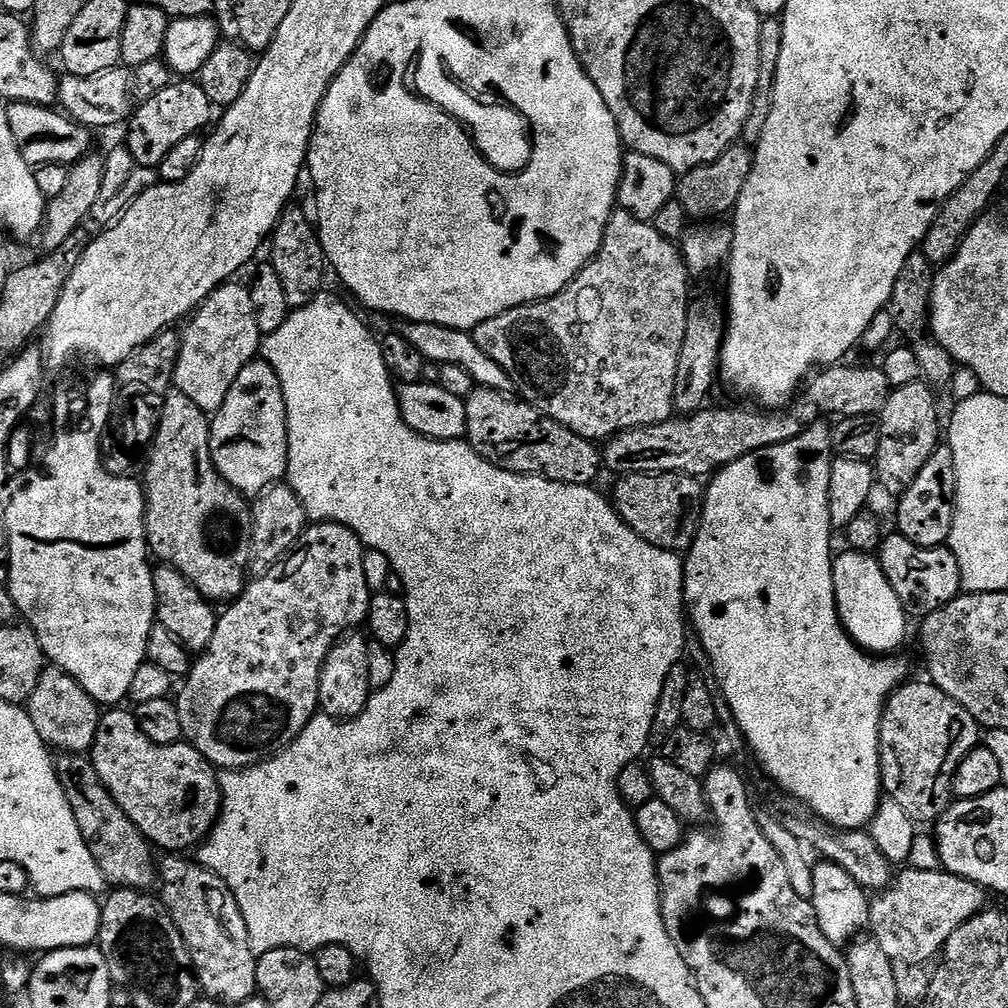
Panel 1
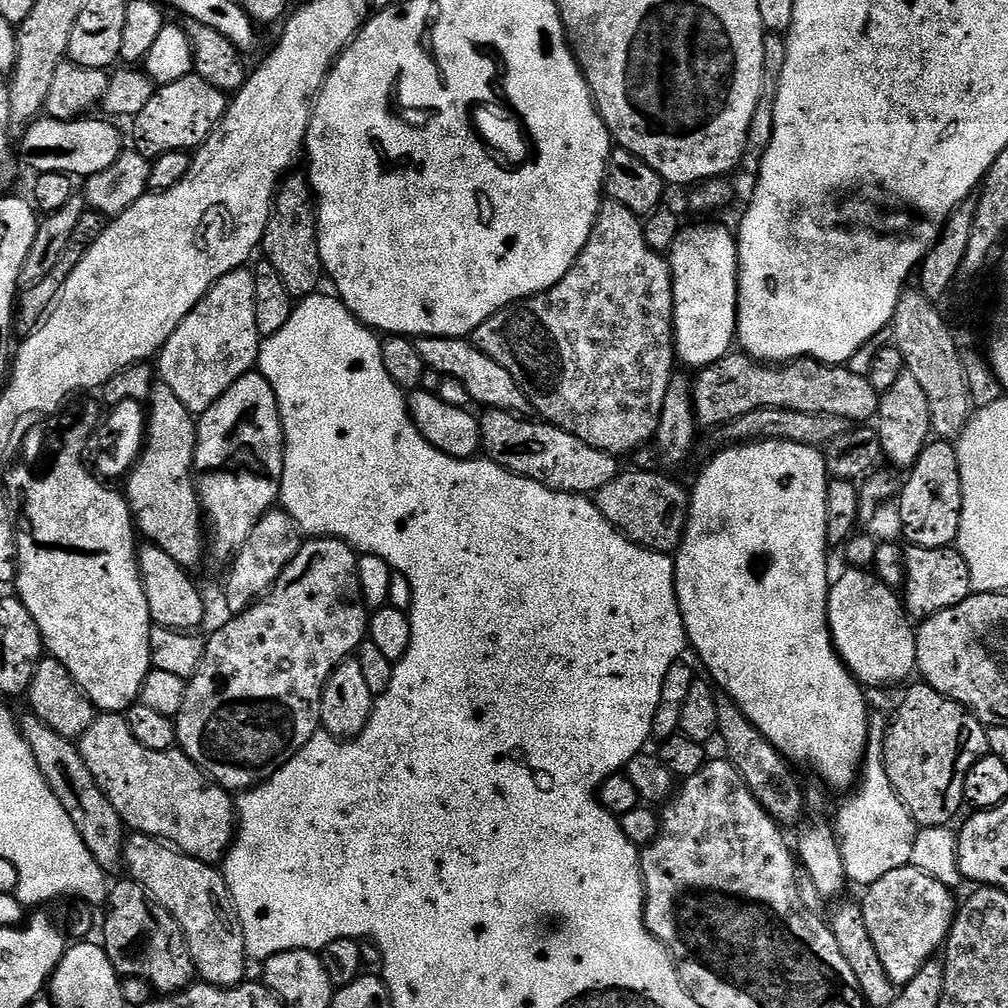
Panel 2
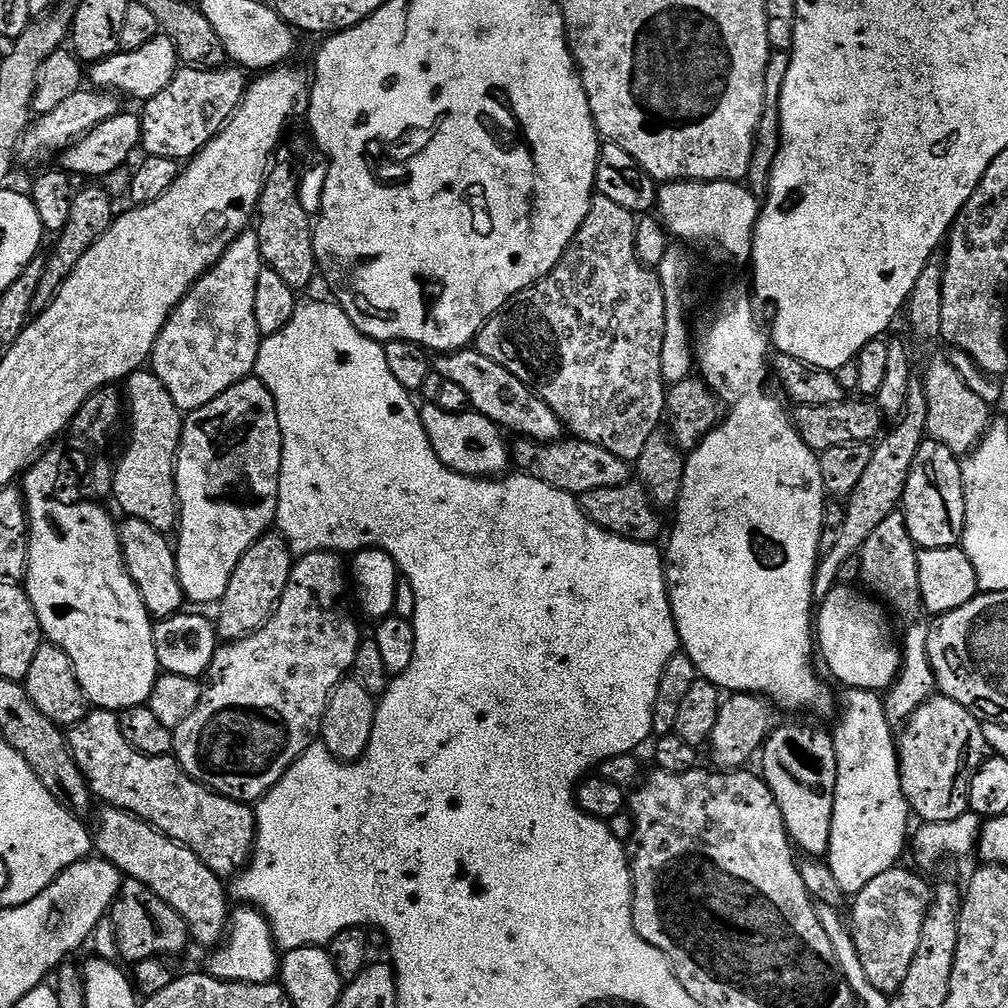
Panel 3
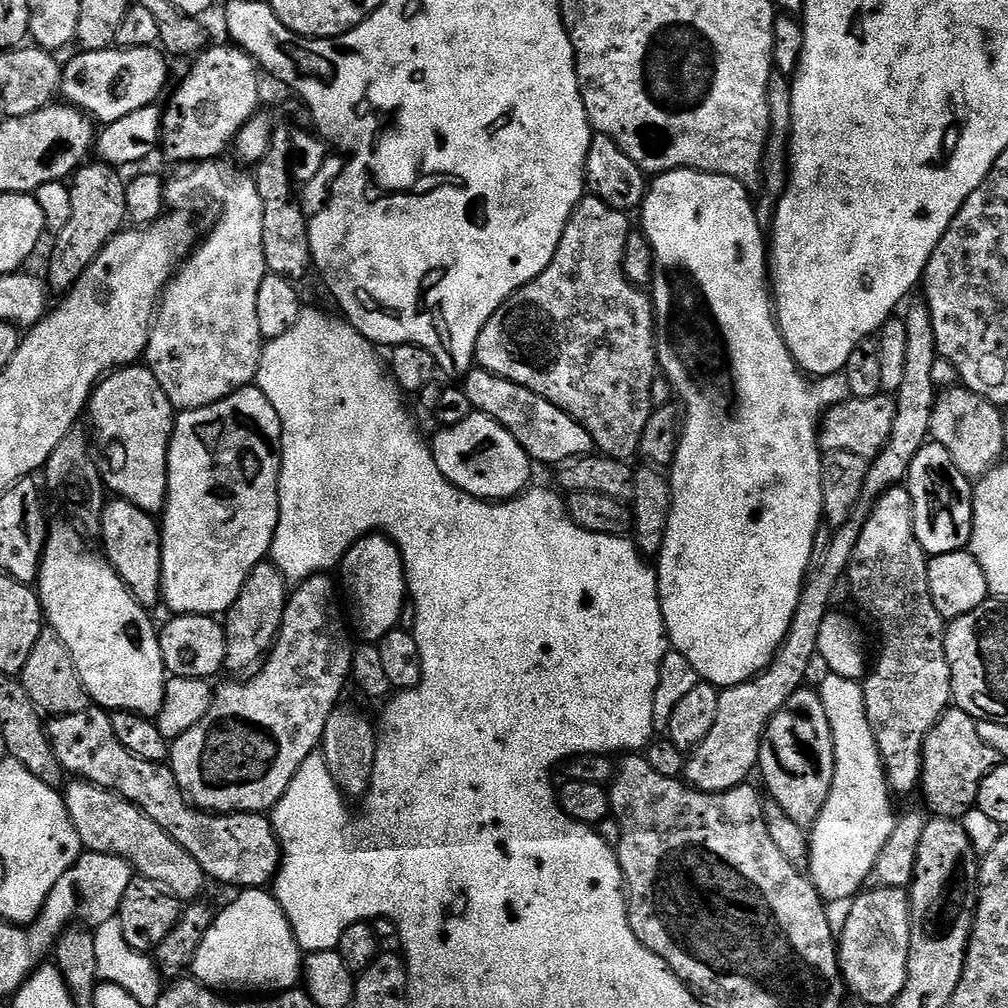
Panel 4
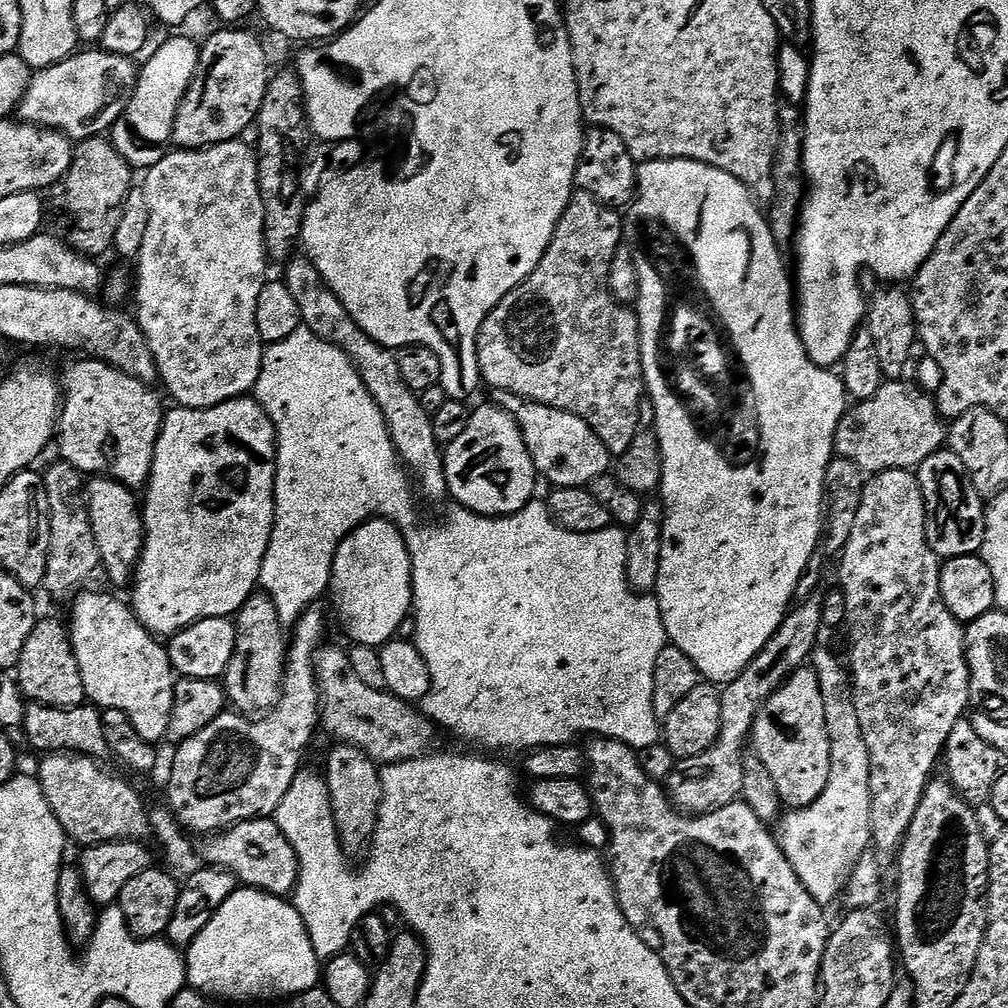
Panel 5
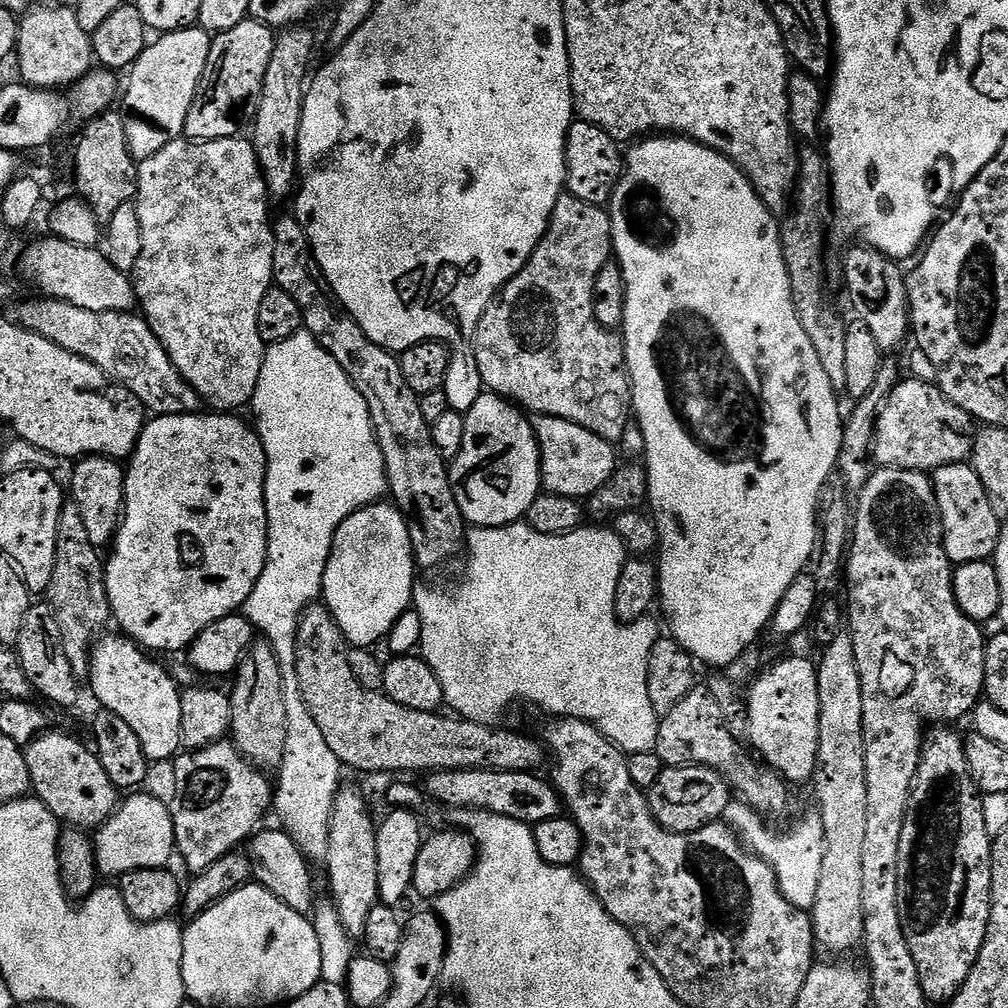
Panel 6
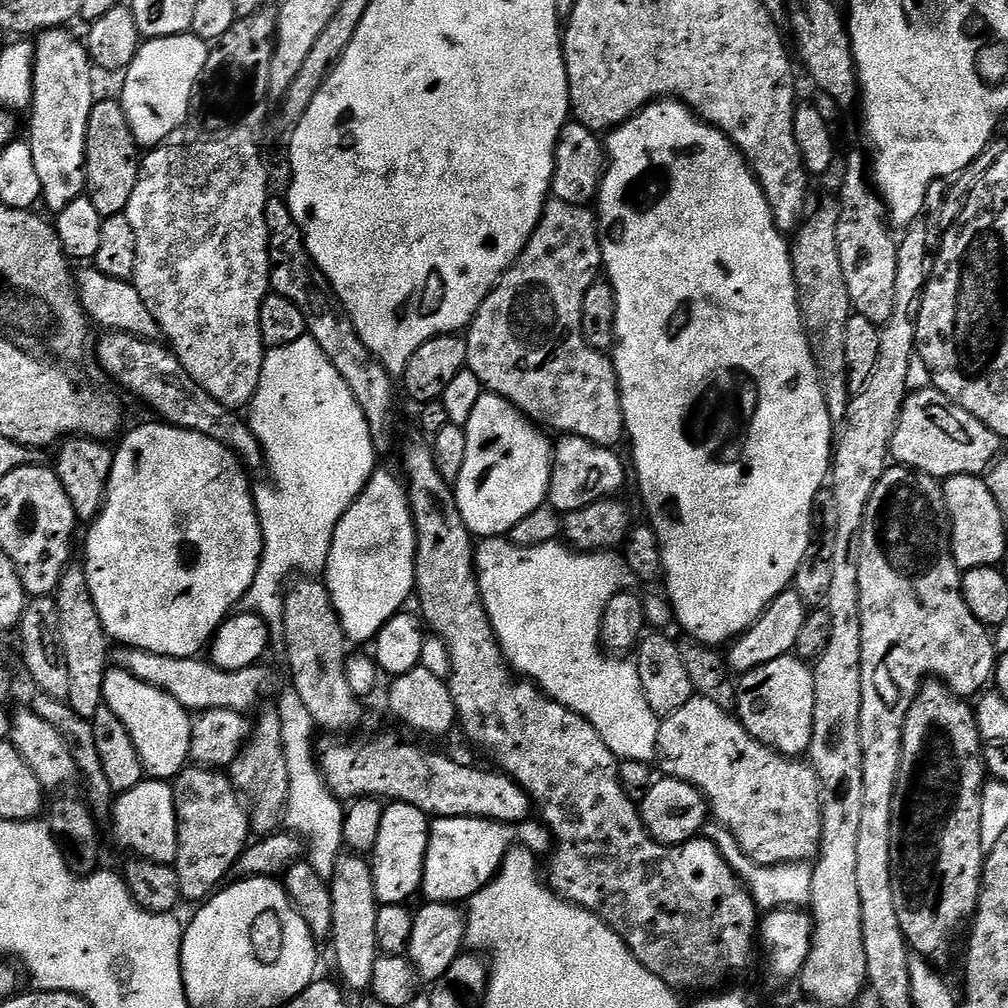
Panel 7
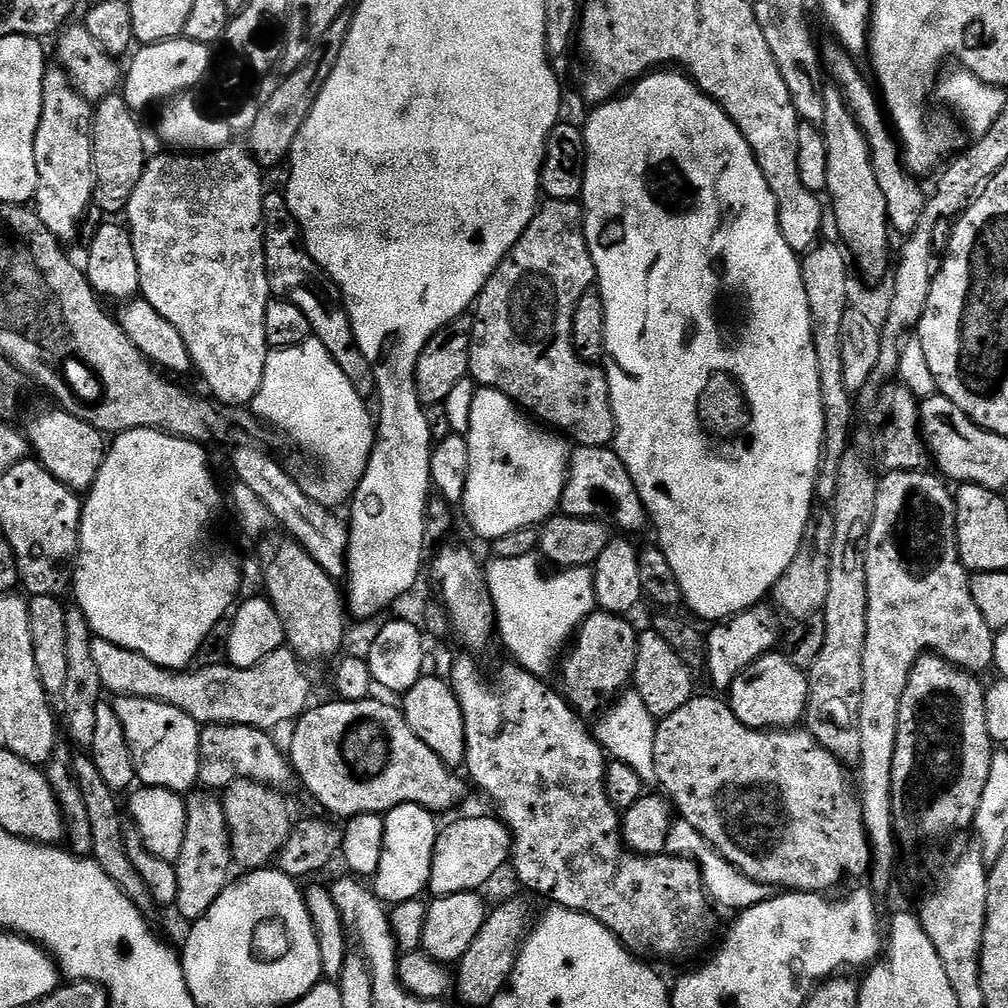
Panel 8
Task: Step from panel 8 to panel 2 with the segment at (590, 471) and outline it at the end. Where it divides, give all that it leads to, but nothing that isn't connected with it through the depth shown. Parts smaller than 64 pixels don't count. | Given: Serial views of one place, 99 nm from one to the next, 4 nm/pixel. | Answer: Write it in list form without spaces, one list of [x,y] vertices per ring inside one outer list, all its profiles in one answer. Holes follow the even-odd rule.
[[[426,336],[417,339],[416,345],[418,346],[418,354],[422,354],[422,362],[425,368],[433,368],[444,377],[449,376],[458,382],[462,382],[462,386],[466,386],[466,391],[470,394],[473,405],[481,404],[481,409],[484,410],[497,408],[503,412],[515,412],[517,414],[524,414],[529,411],[528,396],[520,388],[520,383],[512,377],[510,370],[506,370],[506,366],[498,366],[498,362],[494,362],[494,358],[490,358],[482,350],[478,350],[471,339],[455,336]]]

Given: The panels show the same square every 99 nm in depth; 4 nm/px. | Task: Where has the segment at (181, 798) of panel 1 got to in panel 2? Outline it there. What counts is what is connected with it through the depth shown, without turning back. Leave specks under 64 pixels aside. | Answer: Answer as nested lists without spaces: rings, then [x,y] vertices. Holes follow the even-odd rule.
[[[114,712],[97,715],[90,730],[80,737],[78,747],[86,766],[90,766],[90,774],[94,774],[94,782],[98,782],[102,794],[110,798],[114,810],[118,810],[133,833],[163,840],[171,847],[213,866],[219,865],[227,856],[238,827],[233,793],[215,784],[185,752],[146,750],[146,746],[130,734],[127,719]]]

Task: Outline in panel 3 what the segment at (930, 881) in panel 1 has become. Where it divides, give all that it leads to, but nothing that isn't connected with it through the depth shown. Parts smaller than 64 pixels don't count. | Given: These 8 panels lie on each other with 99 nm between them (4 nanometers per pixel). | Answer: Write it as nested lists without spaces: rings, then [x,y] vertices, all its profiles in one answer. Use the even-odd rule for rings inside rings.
[[[904,866],[886,870],[886,874],[878,874],[874,882],[855,893],[850,904],[852,937],[862,962],[862,970],[866,970],[866,978],[870,978],[878,990],[894,994],[902,986],[910,970],[910,962],[914,962],[918,938],[922,938],[922,924],[929,903],[930,884],[928,888],[922,877],[907,872]]]

